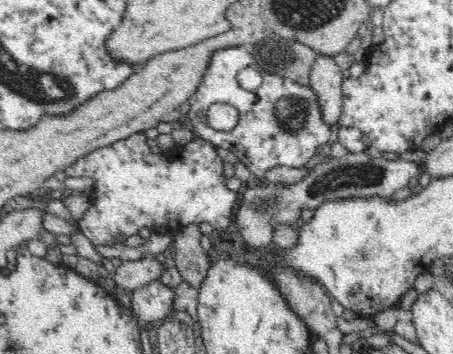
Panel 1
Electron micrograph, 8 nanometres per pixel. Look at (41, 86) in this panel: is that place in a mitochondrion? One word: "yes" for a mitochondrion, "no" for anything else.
yes

